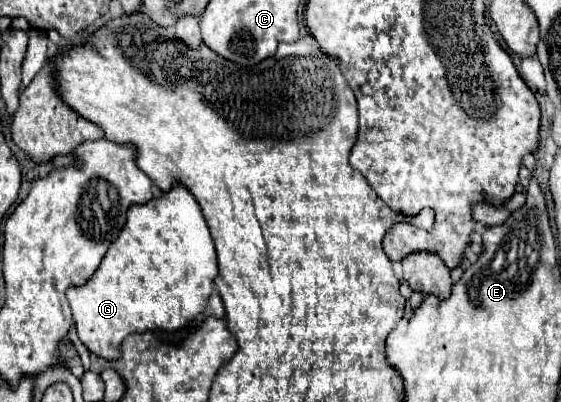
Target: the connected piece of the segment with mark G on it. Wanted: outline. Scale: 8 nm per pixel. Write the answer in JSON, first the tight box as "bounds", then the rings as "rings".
{"bounds":[68,184,218,360],"rings":[[[176,184],[168,194],[158,200],[150,200],[144,206],[132,206],[128,210],[128,220],[120,236],[110,244],[98,272],[82,286],[68,290],[68,302],[74,312],[74,324],[78,338],[88,348],[104,360],[120,358],[120,344],[126,336],[134,332],[176,332],[184,328],[190,320],[204,312],[206,302],[214,288],[214,276],[218,274],[214,242],[210,238],[208,226],[200,212],[198,202],[184,186]]]}

